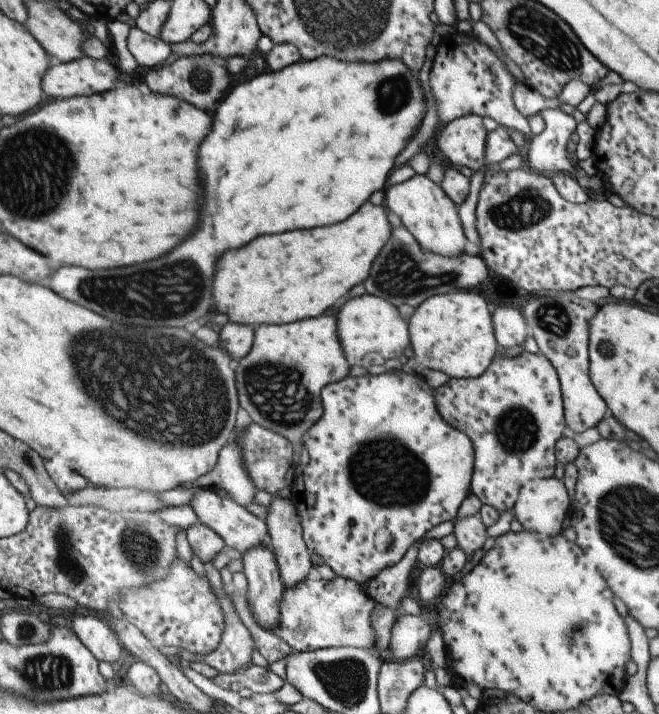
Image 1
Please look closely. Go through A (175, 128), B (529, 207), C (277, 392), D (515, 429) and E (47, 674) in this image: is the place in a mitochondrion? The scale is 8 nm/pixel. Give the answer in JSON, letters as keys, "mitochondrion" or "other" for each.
{"A":"other","B":"mitochondrion","C":"mitochondrion","D":"mitochondrion","E":"mitochondrion"}

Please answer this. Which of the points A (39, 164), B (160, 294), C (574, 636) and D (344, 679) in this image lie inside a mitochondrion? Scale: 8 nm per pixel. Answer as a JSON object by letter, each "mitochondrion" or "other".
{"A":"mitochondrion","B":"mitochondrion","C":"mitochondrion","D":"mitochondrion"}

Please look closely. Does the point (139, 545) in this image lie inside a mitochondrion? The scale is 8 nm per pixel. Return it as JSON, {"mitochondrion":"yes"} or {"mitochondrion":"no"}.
{"mitochondrion":"yes"}

